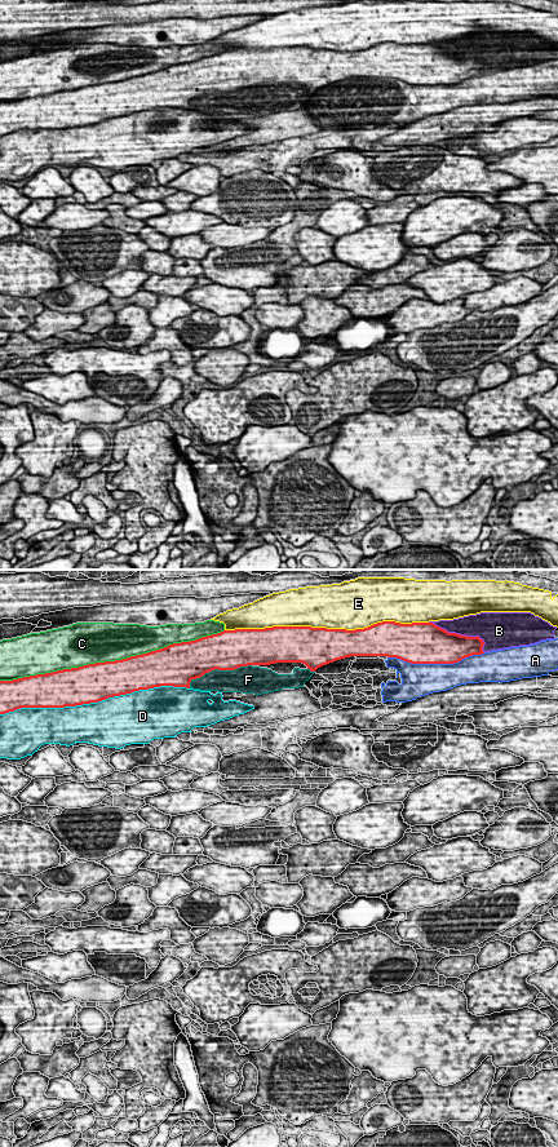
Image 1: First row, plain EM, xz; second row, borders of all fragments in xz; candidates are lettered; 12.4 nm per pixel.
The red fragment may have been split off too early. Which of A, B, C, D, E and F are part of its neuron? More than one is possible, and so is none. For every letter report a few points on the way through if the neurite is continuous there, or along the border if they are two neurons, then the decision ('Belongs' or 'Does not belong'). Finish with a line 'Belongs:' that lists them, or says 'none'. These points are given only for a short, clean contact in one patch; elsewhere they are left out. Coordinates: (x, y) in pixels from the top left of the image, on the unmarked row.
A: Does not belong
B: Does not belong
C: Does not belong
D: Does not belong
E: Does not belong
F: Belongs
Belongs: F

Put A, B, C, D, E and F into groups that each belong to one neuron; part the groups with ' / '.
A / B / C / D / E / F

